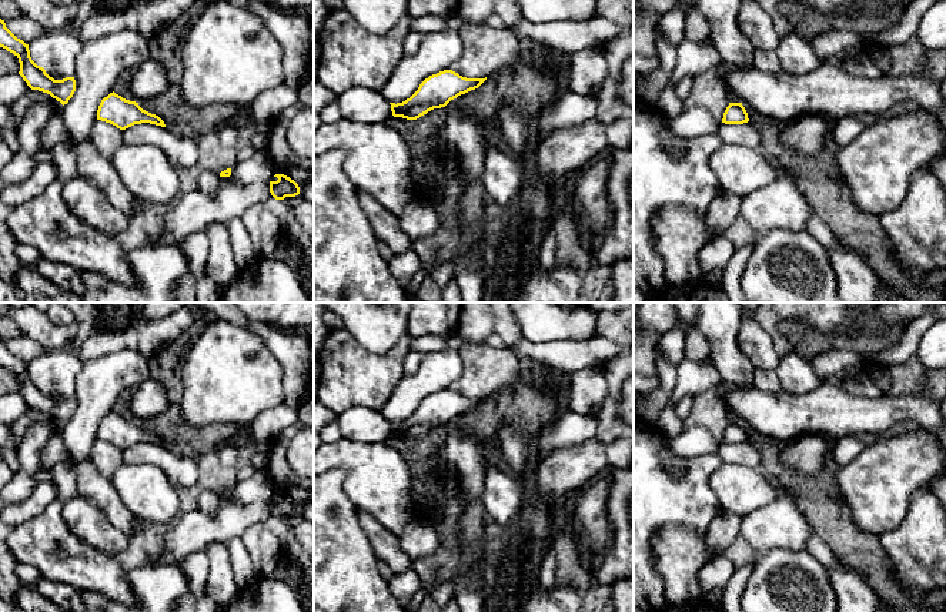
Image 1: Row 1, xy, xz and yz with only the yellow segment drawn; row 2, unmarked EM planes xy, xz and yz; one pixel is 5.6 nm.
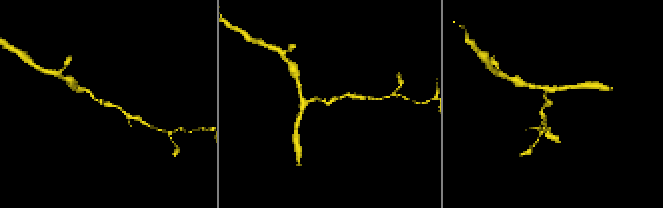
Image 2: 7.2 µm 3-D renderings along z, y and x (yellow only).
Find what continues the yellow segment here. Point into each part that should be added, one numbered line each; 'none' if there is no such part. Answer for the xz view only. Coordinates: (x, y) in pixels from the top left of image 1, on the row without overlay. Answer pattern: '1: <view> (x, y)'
none

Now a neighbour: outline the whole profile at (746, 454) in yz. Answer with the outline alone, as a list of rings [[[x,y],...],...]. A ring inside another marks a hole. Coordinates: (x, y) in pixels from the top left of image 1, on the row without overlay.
[[[749,441],[743,444],[721,442],[716,454],[723,464],[742,464],[753,468],[761,468],[759,451]]]

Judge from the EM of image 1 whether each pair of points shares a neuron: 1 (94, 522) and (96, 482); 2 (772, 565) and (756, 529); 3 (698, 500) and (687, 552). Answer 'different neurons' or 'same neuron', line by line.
1: different neurons
2: different neurons
3: different neurons

